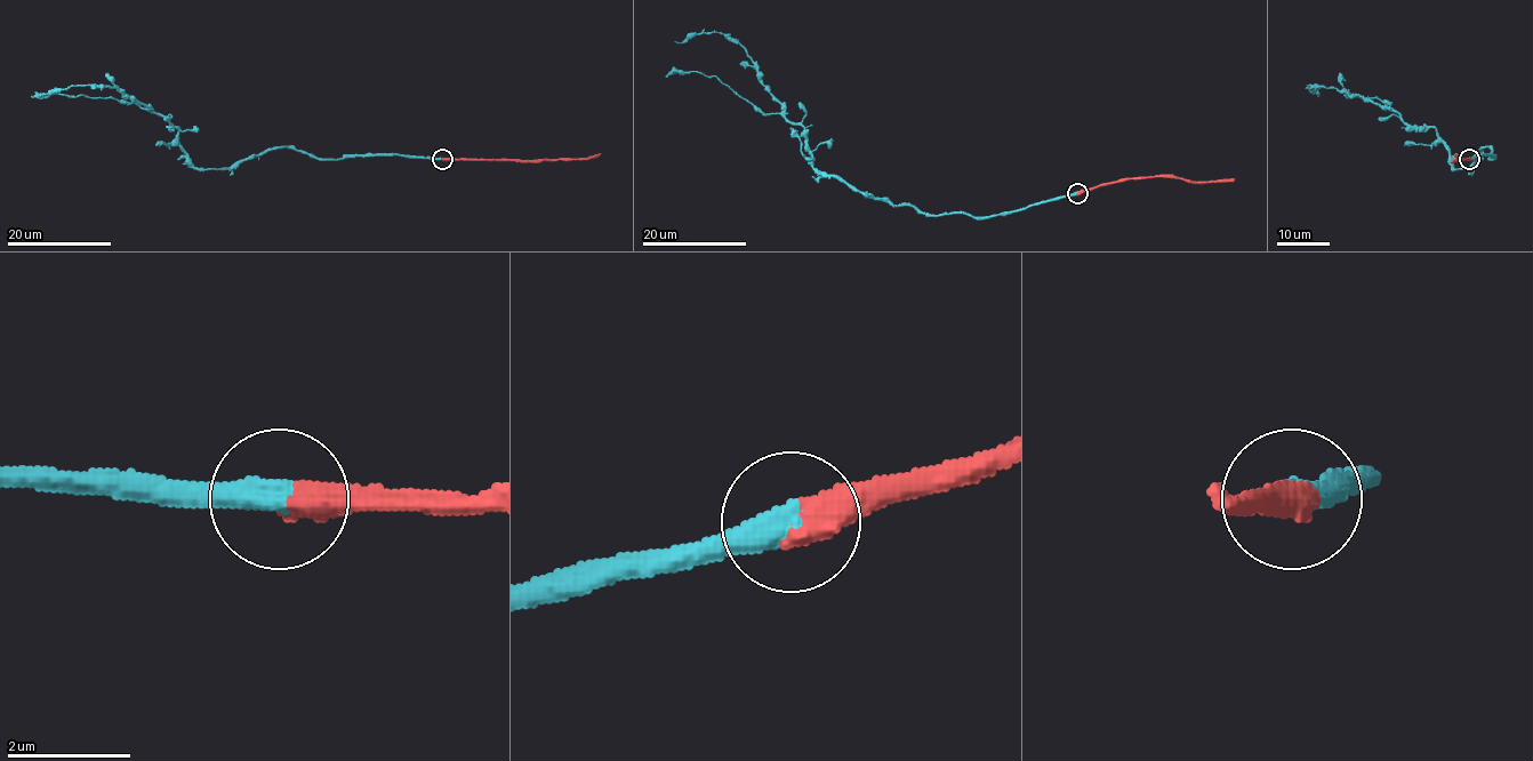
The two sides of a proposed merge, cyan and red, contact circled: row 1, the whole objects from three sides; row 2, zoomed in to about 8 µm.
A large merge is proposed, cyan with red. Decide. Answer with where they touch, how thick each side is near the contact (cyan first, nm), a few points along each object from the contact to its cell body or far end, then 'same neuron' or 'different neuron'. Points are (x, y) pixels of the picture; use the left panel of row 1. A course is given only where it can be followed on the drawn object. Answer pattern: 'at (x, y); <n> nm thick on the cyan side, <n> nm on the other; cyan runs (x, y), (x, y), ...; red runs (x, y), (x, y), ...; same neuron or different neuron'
at (442, 159); 500 nm thick on the cyan side, 500 nm on the other; cyan runs (443, 159), (332, 159), (278, 147), (206, 168), (194, 166), (177, 128), (118, 88), (82, 85), (40, 97); red runs (443, 159), (588, 159), (600, 153); same neuron

